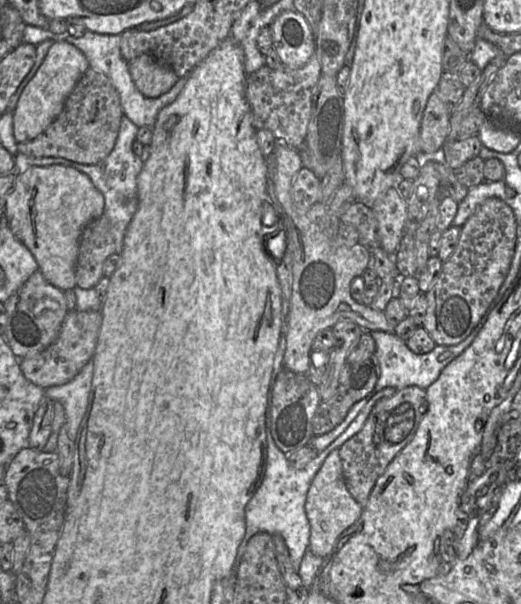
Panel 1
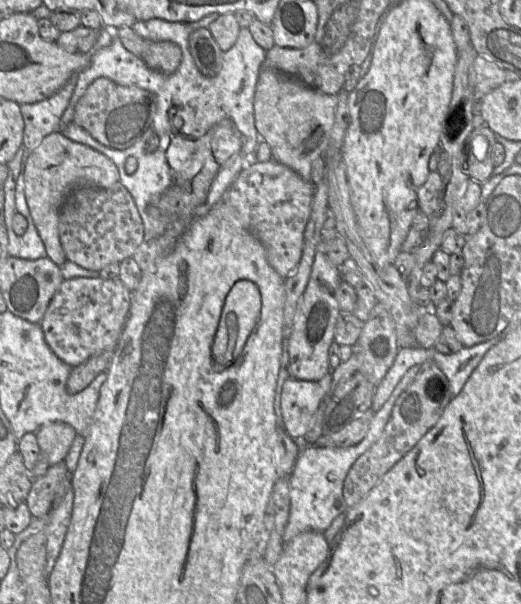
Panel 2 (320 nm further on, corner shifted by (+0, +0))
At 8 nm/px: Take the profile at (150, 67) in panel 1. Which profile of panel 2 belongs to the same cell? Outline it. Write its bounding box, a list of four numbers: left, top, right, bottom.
[114,27,182,74]

